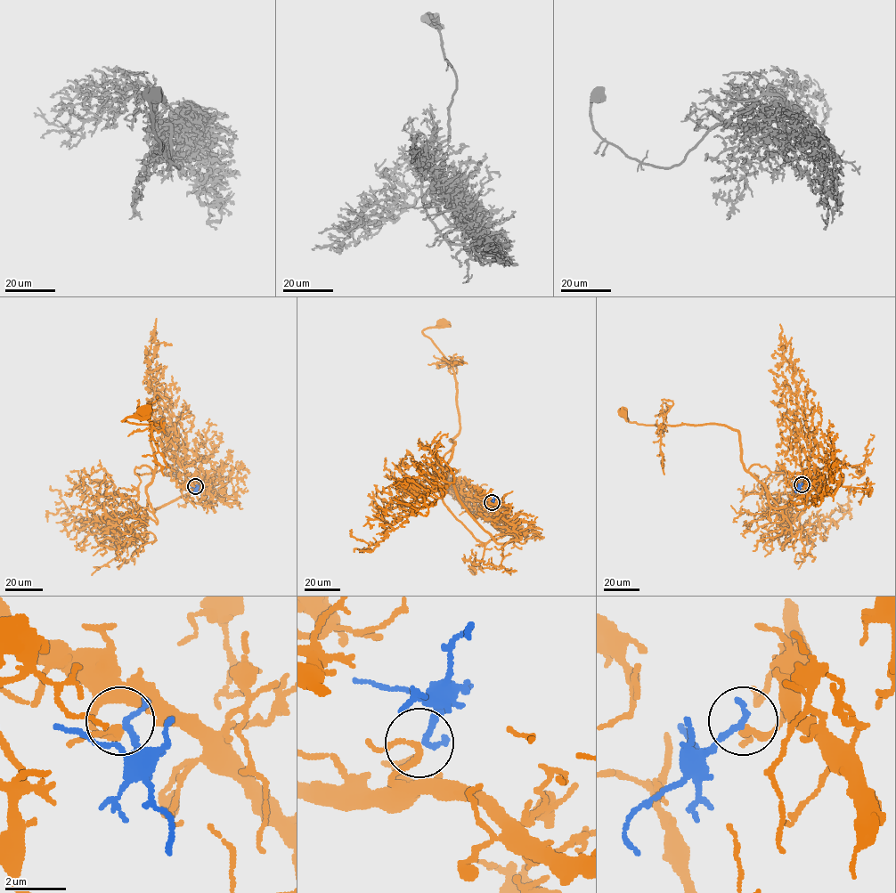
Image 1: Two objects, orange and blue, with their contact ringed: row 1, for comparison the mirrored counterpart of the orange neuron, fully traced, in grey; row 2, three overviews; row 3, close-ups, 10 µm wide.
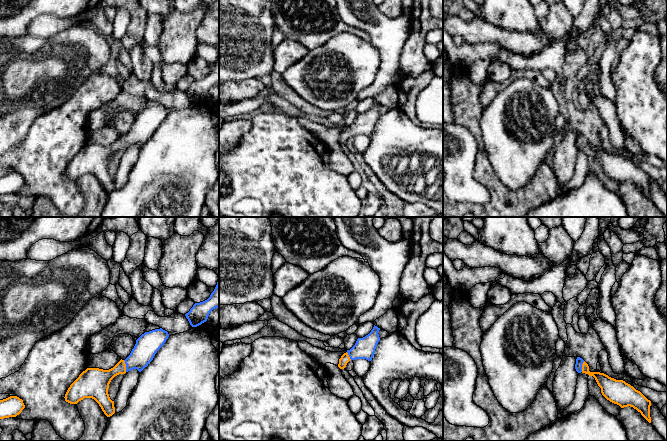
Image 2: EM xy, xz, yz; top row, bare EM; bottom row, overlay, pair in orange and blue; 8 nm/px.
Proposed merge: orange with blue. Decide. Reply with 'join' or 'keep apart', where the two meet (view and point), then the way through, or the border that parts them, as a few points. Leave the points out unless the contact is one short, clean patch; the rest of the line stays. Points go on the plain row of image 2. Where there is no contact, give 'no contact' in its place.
join; meets orange in xy at (125, 142); runs through xy (98, 156), (125, 142), (147, 121)

